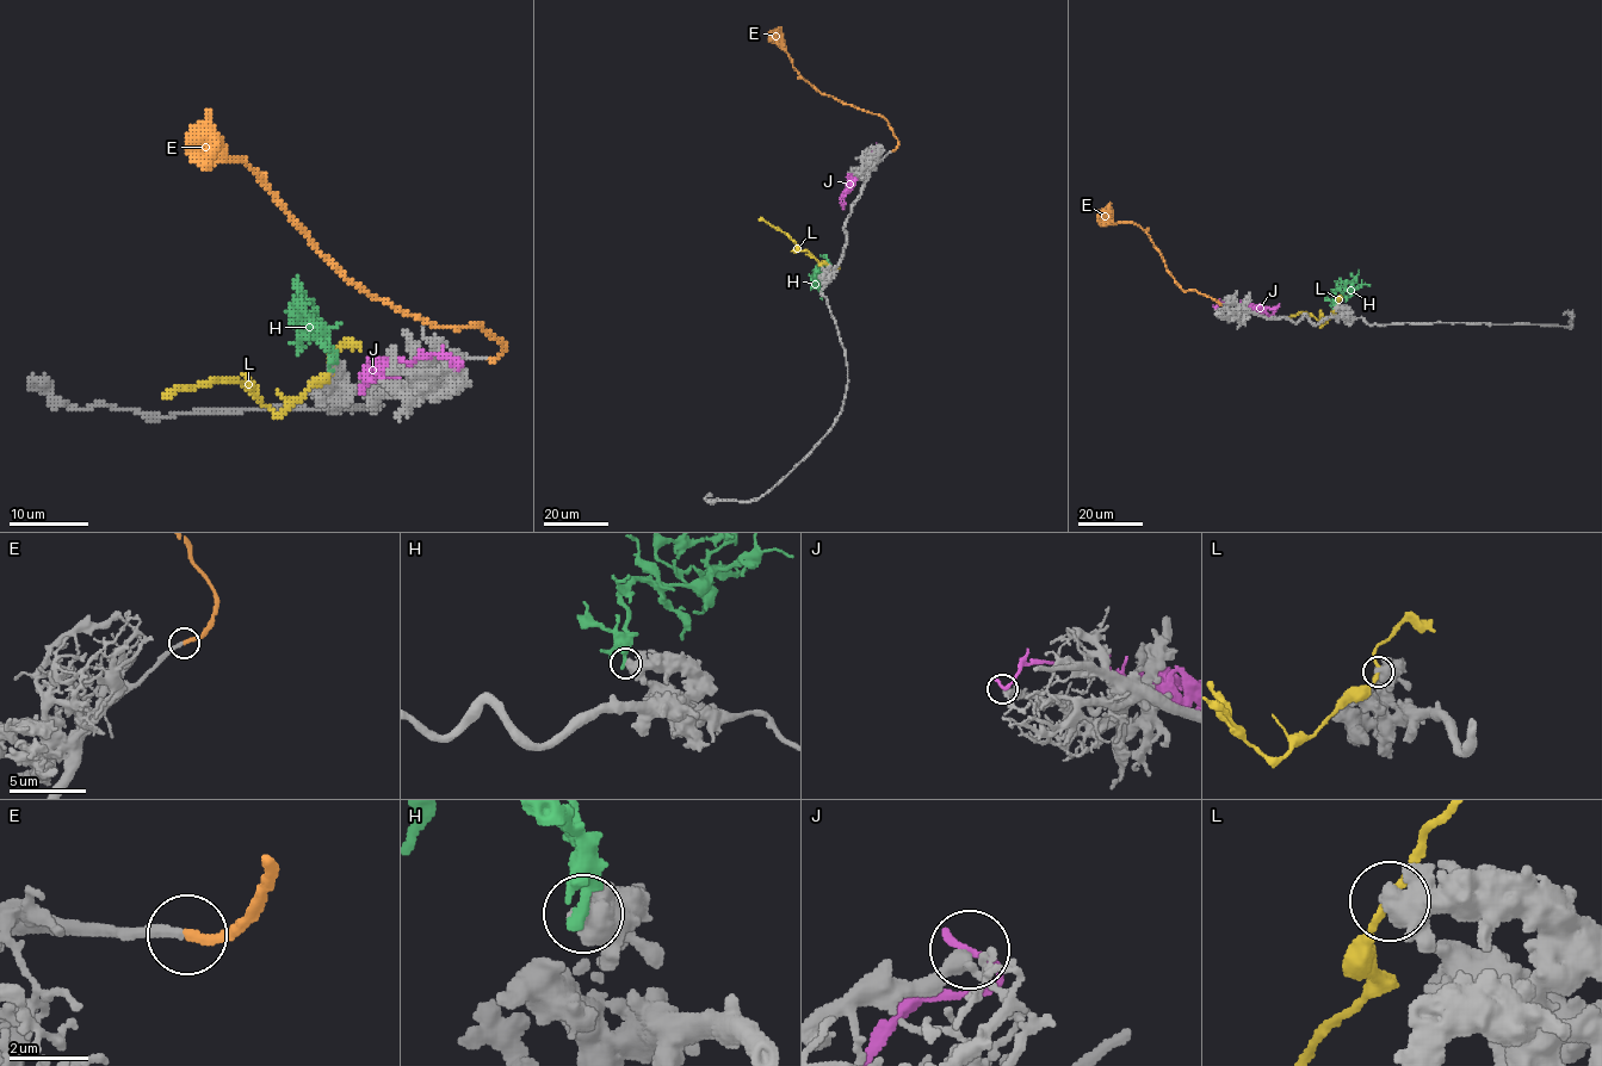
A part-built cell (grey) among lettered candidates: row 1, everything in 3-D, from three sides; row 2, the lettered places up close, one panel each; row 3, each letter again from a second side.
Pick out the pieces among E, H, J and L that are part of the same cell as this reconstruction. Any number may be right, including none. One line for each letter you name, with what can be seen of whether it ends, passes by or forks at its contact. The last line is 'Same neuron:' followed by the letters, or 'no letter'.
E: It ends there
Same neuron: E

